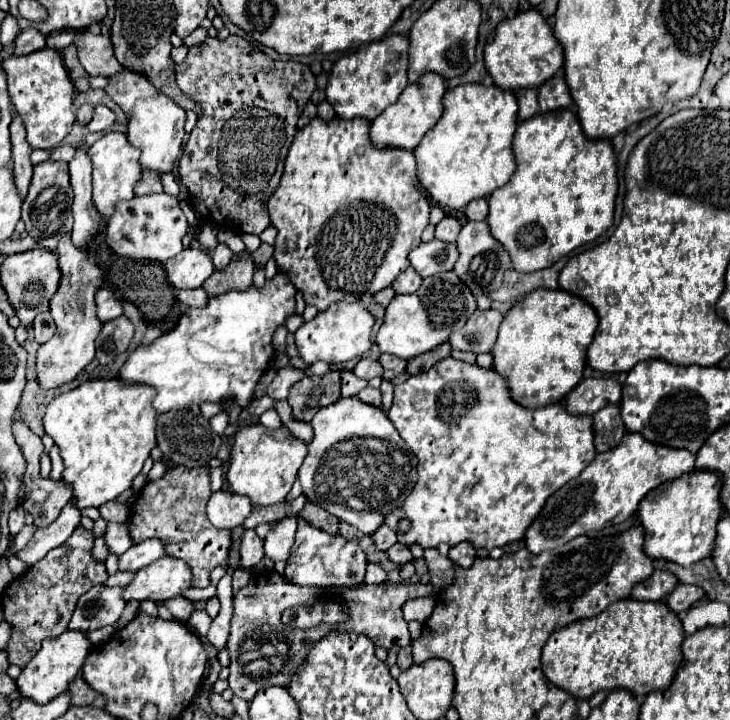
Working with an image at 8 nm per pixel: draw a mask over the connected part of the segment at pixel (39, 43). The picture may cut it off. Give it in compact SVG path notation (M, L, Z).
M25 29L15 39L15 55L29 55L45 47L45 35L37 29Z

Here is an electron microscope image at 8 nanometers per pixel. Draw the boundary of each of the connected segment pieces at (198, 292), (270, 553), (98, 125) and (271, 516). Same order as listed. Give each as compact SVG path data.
M197 287L197 289L185 289L185 291L179 291L177 293L177 299L189 307L201 307L205 305L207 301L207 293L203 287Z
M283 519L267 537L265 537L265 555L271 561L287 561L291 547L297 535L297 519Z
M97 105L91 123L87 125L89 131L107 131L115 123L115 113L107 105Z
M277 503L273 507L253 507L251 515L245 519L243 525L245 525L245 529L255 529L261 523L271 523L275 519L285 517L285 513L287 513L287 509L283 503Z

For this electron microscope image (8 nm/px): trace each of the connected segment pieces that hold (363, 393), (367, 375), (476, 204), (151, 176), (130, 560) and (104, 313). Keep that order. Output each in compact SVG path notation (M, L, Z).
M365 387L357 393L357 397L369 405L377 405L381 407L381 391L379 389L373 389L373 387Z
M363 357L357 365L355 365L355 369L353 369L353 373L357 375L357 377L361 377L361 379L373 379L373 377L383 377L383 367L375 361L375 359L369 359L369 357Z
M475 199L467 205L465 209L467 217L473 219L473 221L485 221L487 215L489 215L489 205L487 205L487 199Z
M143 169L141 181L135 185L135 193L137 195L151 195L151 193L161 193L163 185L161 185L161 175L153 173L149 169Z
M145 539L145 541L133 545L123 555L119 555L119 569L121 571L143 569L149 563L153 563L165 555L167 555L167 551L165 551L165 545L161 539Z
M103 287L97 297L97 317L105 323L111 319L117 319L119 315L123 315L123 303L119 297L115 297L115 291L109 287Z

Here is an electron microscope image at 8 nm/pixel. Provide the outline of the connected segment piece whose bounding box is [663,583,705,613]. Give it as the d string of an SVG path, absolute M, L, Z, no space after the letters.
M677 585L677 589L665 597L663 601L669 605L669 609L673 609L675 613L681 613L681 611L687 611L693 603L701 601L705 597L705 591L703 589L697 589L697 585Z

